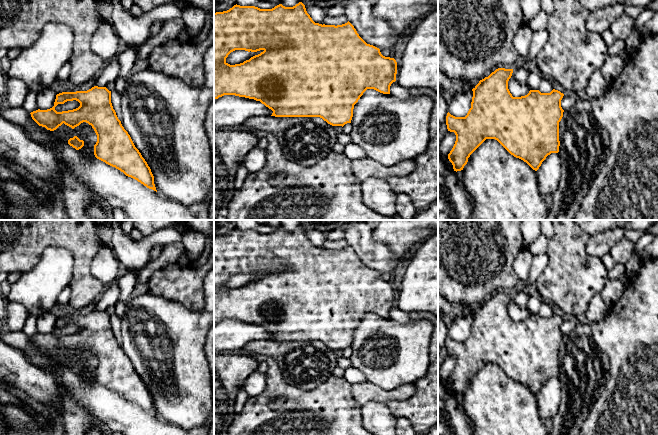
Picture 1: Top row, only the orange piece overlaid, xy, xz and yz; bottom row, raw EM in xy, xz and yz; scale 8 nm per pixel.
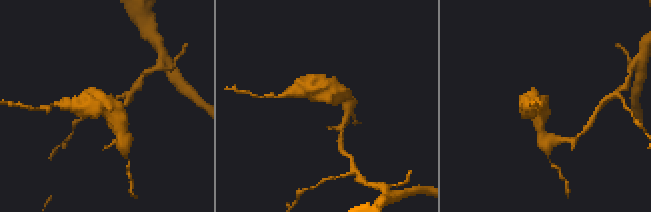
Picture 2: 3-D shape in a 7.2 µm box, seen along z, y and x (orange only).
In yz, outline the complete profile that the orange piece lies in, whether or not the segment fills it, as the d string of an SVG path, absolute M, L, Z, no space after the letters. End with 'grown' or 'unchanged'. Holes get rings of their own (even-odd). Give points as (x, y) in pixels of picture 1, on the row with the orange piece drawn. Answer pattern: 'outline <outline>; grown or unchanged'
outline M498 68L480 80L472 89L471 108L465 117L447 113L447 129L456 135L455 144L448 154L454 171L463 170L470 155L486 139L497 140L511 155L523 160L535 171L548 155L559 152L559 122L564 112L561 107L564 94L555 89L550 93L530 90L525 96L513 97L508 89L512 73L513 69Z; unchanged

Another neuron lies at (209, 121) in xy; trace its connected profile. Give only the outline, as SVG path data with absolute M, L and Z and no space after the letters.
M214 100L209 104L205 119L205 131L209 140L211 156L214 163Z

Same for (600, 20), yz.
M622 4L609 5L601 9L593 10L586 20L586 27L590 32L602 34L610 29L611 24L625 12Z

